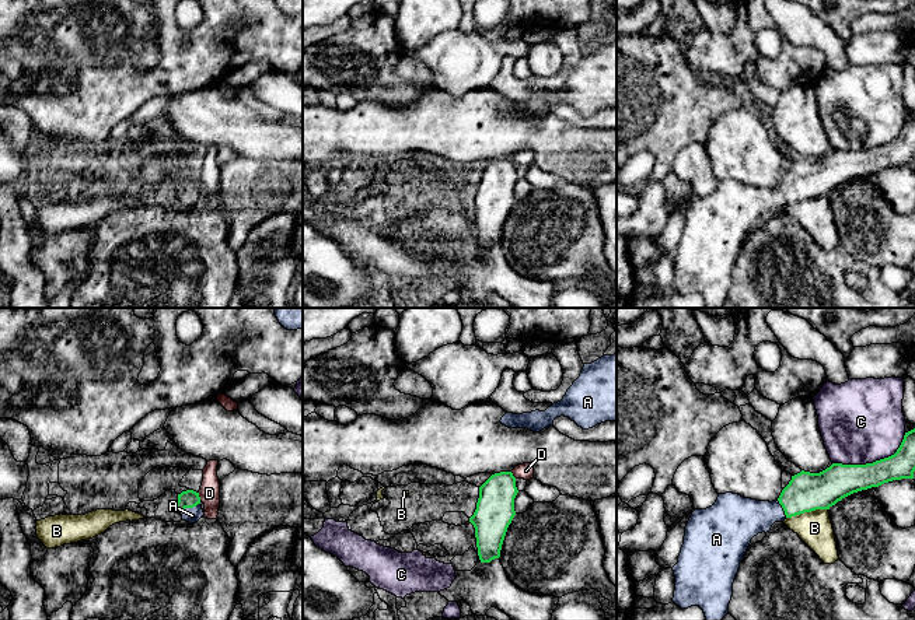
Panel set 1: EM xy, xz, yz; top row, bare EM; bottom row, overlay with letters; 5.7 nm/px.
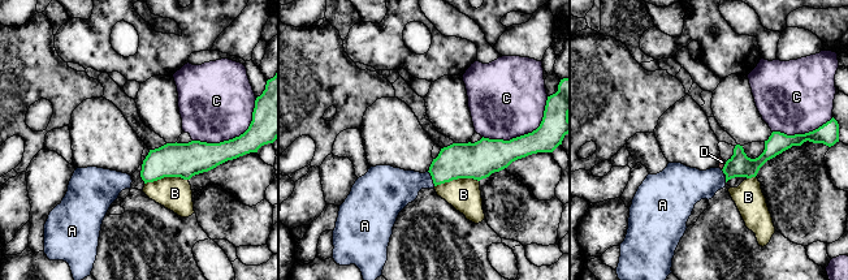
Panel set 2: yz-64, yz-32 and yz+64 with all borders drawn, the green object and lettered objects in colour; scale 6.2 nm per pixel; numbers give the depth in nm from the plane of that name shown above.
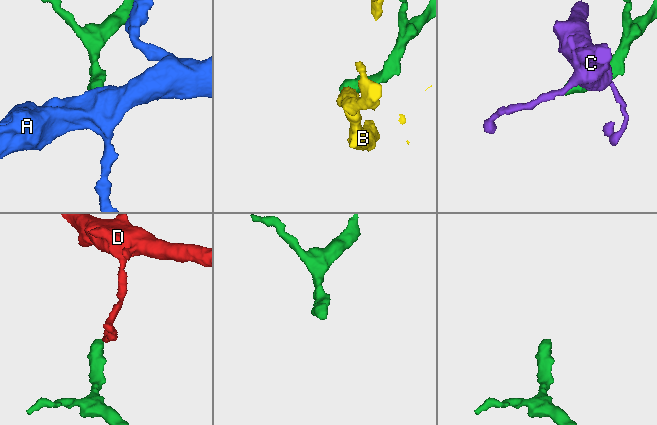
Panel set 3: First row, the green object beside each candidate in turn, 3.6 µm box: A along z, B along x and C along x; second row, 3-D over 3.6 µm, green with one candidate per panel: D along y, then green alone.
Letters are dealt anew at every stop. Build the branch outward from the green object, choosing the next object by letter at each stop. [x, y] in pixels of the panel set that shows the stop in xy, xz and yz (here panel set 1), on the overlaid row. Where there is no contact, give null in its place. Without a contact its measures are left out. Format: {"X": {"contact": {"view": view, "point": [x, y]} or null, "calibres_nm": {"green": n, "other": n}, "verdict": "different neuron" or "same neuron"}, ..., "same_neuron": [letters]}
{"A": {"contact": {"view": "xy", "point": [189, 507]}, "calibres_nm": {"green": 110, "other": 90}, "verdict": "same neuron"}, "B": {"contact": {"view": "yz", "point": [806, 511]}, "calibres_nm": {"green": 220, "other": 200}, "verdict": "different neuron"}, "C": {"contact": {"view": "yz", "point": [873, 462]}, "calibres_nm": {"green": 200, "other": 480}, "verdict": "different neuron"}, "D": {"contact": {"view": "xy", "point": [199, 497]}, "calibres_nm": {"green": 110, "other": 120}, "verdict": "different neuron"}, "same_neuron": ["A"]}

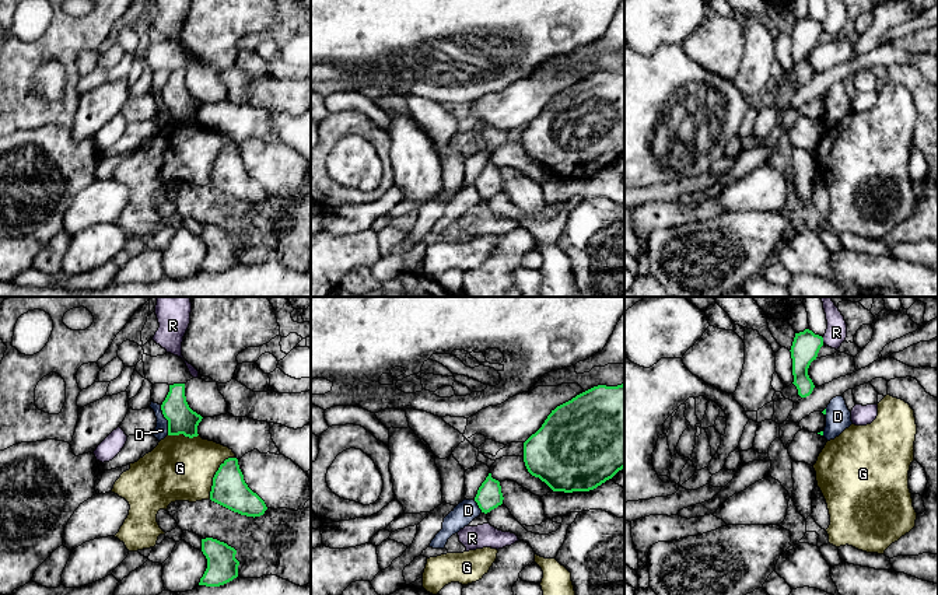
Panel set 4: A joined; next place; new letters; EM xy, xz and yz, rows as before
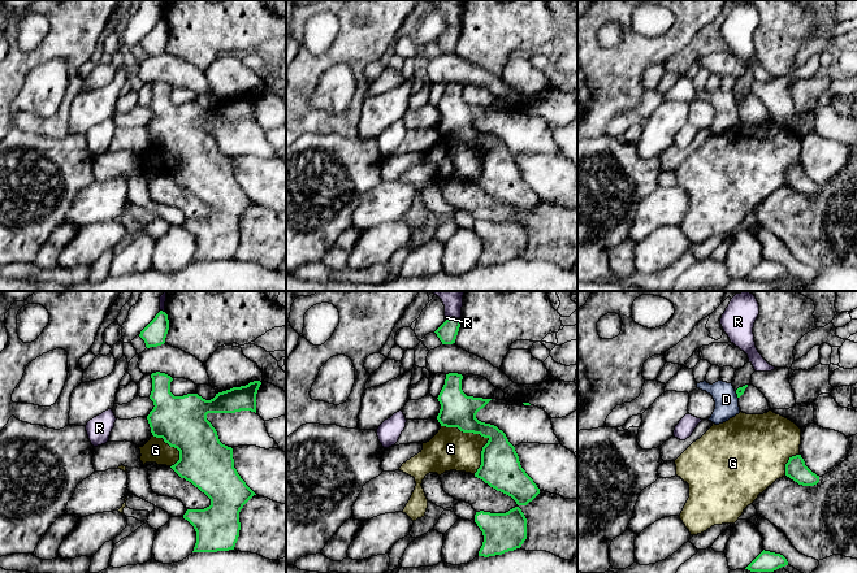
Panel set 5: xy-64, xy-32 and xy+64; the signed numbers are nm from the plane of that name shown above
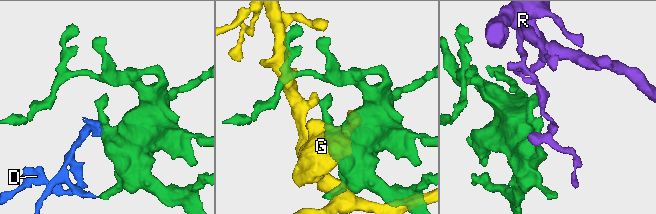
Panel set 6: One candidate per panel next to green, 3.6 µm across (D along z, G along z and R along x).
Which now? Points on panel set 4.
{"D": {"contact": {"view": "xy", "point": [167, 419]}, "calibres_nm": {"green": 160, "other": 80}, "verdict": "different neuron"}, "G": {"contact": {"view": "xy", "point": [214, 475]}, "calibres_nm": {"green": 200, "other": 360}, "verdict": "different neuron"}, "R": {"contact": {"view": "yz", "point": [822, 340]}, "calibres_nm": {"green": 160, "other": 120}, "verdict": "different neuron"}, "same_neuron": []}

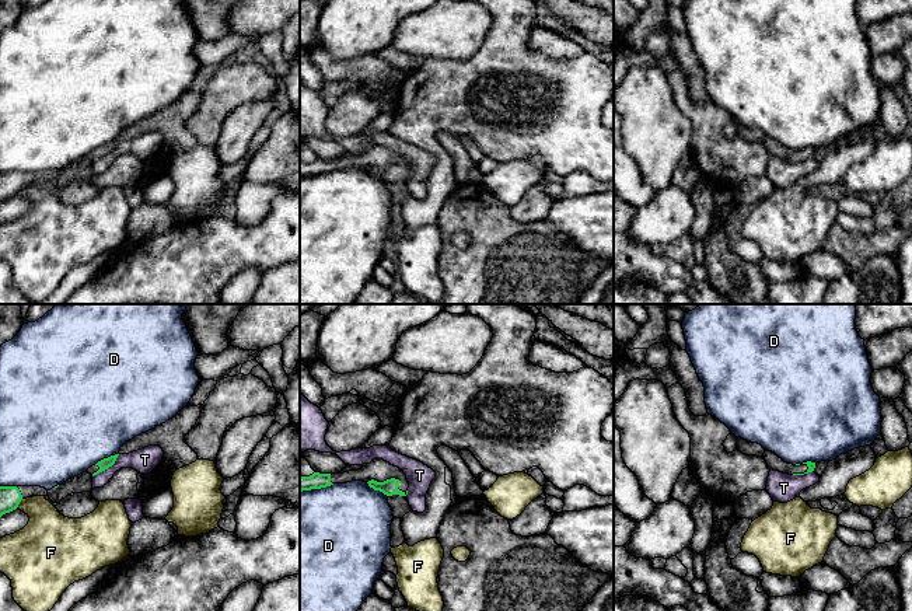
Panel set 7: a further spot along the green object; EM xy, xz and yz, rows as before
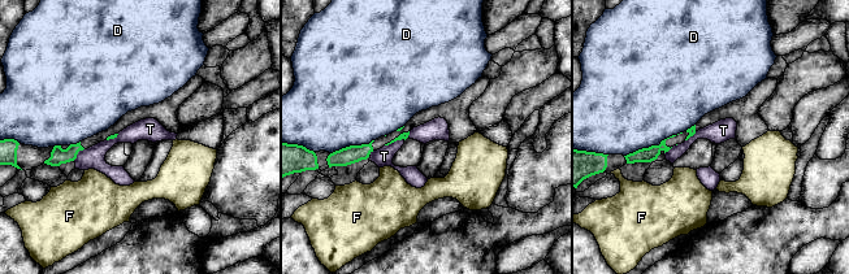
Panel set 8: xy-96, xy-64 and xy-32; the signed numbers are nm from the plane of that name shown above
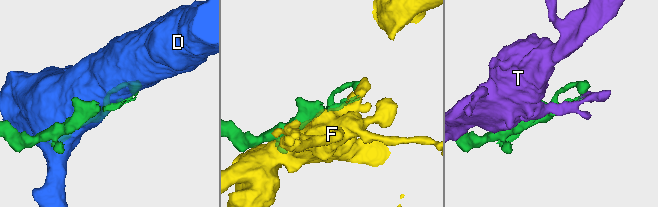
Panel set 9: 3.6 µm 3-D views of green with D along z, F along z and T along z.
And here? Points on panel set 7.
{"D": {"contact": {"view": "xy", "point": [105, 458]}, "calibres_nm": {"green": 70, "other": 480}, "verdict": "different neuron"}, "F": {"contact": {"view": "xy", "point": [18, 503]}, "calibres_nm": {"green": 130, "other": 280}, "verdict": "different neuron"}, "T": {"contact": {"view": "xy", "point": [107, 468]}, "calibres_nm": {"green": 70, "other": 140}, "verdict": "different neuron"}, "same_neuron": []}

